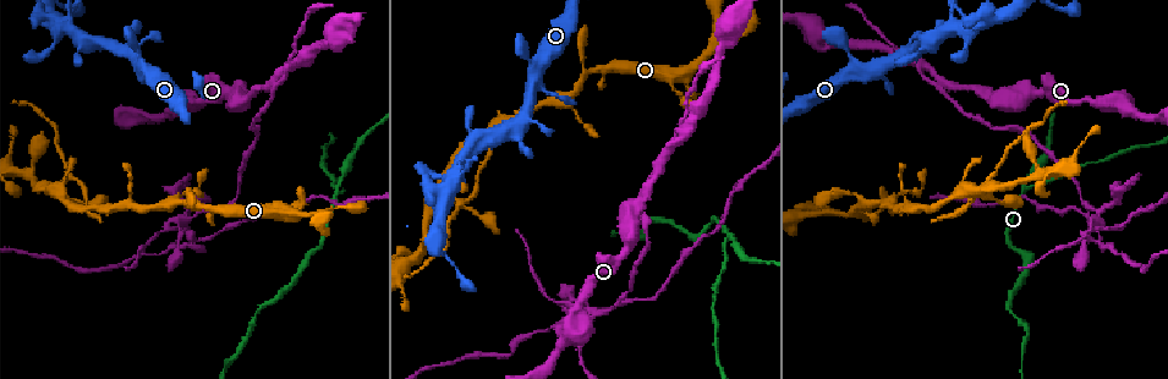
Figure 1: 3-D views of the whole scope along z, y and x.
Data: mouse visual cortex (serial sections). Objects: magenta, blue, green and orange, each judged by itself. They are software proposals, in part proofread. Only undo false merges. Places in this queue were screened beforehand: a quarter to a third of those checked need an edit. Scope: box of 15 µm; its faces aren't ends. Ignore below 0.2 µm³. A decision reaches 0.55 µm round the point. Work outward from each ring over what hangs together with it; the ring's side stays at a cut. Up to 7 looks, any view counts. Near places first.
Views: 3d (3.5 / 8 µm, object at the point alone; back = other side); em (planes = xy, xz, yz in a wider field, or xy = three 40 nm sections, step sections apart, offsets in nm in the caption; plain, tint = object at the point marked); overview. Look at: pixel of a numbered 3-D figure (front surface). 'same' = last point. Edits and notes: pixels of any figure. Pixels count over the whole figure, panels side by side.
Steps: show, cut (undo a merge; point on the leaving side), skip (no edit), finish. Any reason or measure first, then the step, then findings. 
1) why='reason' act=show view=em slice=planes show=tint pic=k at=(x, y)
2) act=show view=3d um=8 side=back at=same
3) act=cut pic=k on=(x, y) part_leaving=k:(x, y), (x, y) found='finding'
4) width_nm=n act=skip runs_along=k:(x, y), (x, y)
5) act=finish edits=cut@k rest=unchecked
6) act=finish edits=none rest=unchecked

why='sudden change in width' act=show view=3d um=8 side=back pic=1 at=(962, 19)

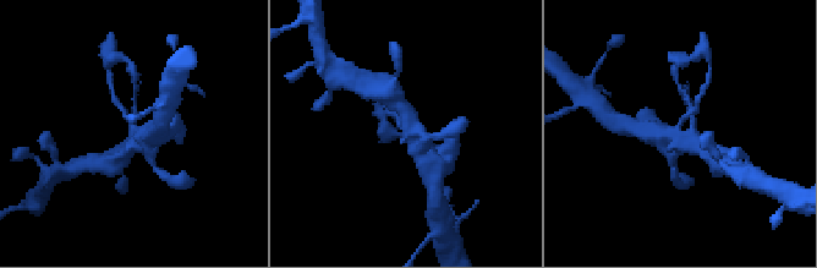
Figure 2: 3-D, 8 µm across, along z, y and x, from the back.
why='closer look' act=show view=3d um=3.5 pic=2 at=(678, 136)

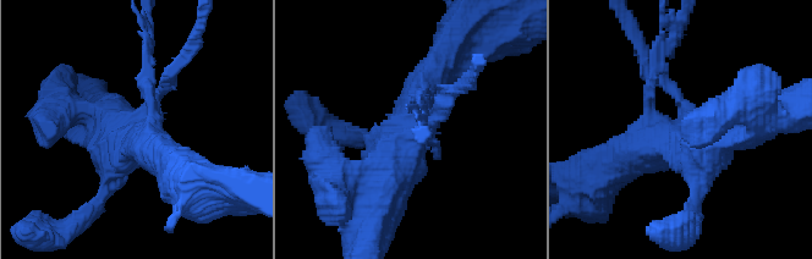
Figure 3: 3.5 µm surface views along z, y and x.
why='shape alone is not enough' act=show view=em slice=xy step=1 show=tint pic=3 at=(143, 124)

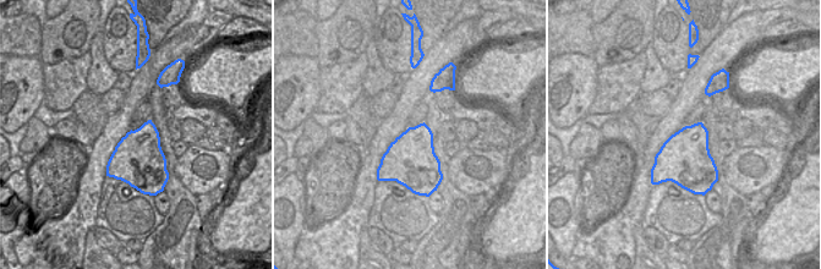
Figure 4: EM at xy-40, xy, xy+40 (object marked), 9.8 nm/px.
act=skip runs_along=3:(443, 65), (374, 196) found='continuous, no second cell'

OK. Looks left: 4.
act=show view=em slice=xy step=3 show=tint pic=1 at=(944, 82)

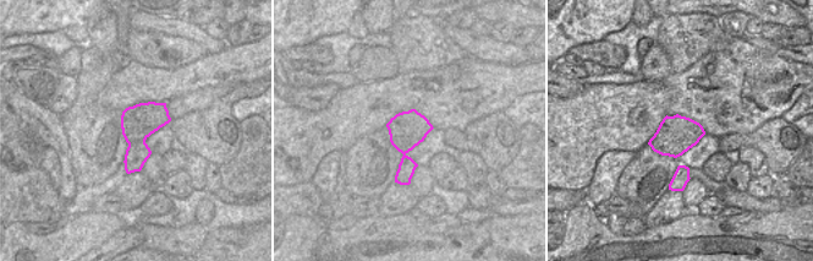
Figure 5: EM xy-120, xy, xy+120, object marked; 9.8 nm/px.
act=show view=3d um=3.5 at=same

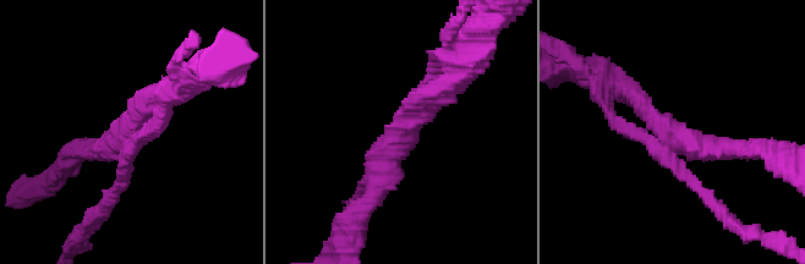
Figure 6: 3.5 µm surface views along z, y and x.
width_nm=360 act=cut pic=6 on=(109, 202) part_leaving=6:(127, 147), (124, 177), (89, 230) found='a second cell is stuck on'

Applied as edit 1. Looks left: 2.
act=finish edits=cut@6 rest=unchecked

